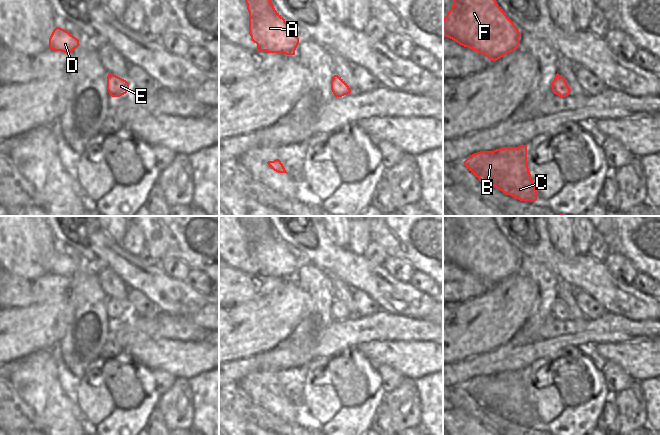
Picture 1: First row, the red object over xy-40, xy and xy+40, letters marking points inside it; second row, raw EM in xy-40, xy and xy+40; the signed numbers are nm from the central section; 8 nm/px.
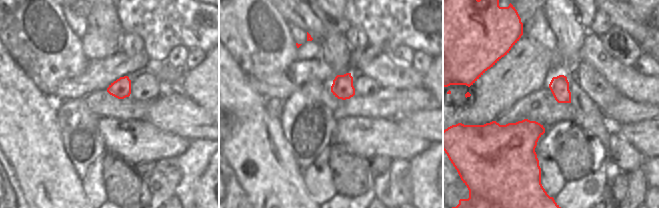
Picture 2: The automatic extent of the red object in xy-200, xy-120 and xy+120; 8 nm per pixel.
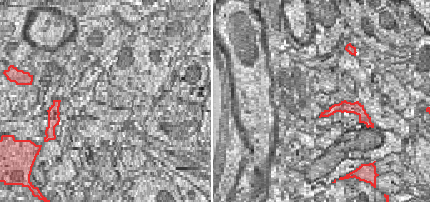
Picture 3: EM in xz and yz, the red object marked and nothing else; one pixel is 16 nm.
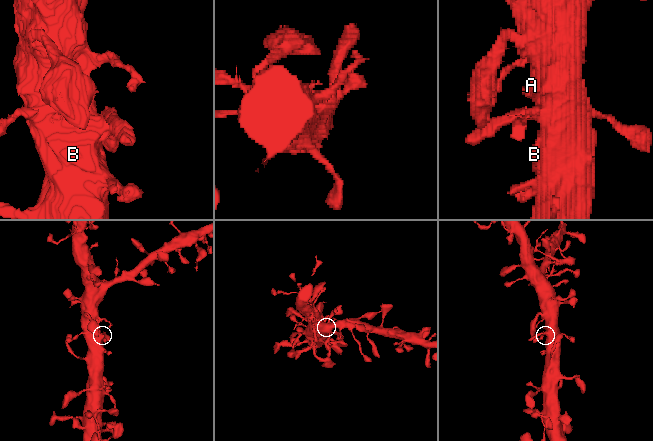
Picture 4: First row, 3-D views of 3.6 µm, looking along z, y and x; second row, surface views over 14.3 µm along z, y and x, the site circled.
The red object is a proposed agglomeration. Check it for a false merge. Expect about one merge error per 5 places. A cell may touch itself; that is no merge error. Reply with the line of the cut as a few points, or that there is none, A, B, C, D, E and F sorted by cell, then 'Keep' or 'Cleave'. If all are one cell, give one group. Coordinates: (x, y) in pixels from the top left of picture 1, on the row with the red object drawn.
No split. Groups: A B C D E F. Keep

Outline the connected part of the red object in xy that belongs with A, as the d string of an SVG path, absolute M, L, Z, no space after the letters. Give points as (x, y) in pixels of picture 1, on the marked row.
M245 0L245 2L249 12L249 34L251 40L257 44L257 51L295 55L299 38L275 10L271 0Z

